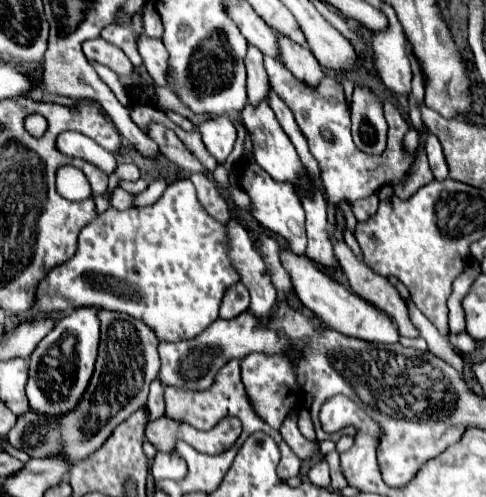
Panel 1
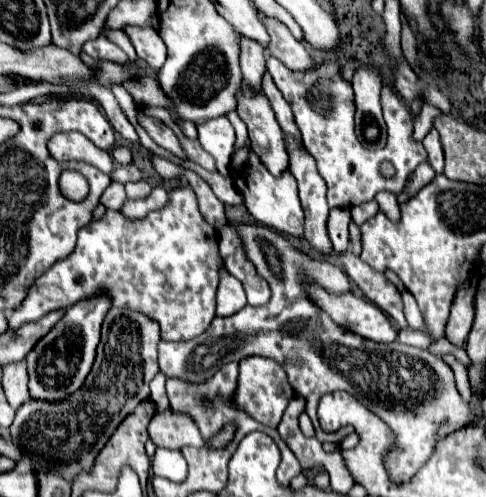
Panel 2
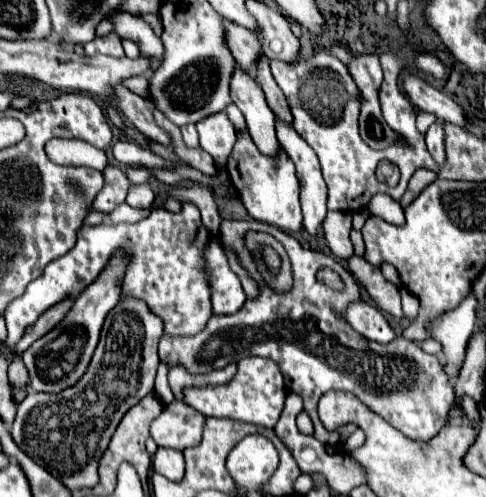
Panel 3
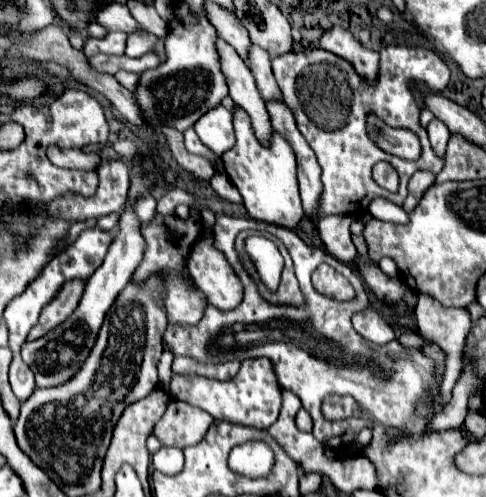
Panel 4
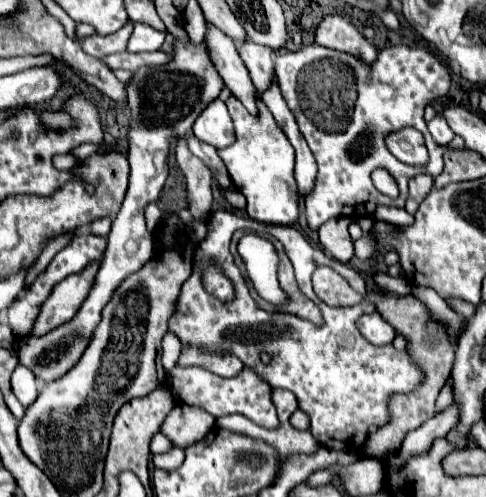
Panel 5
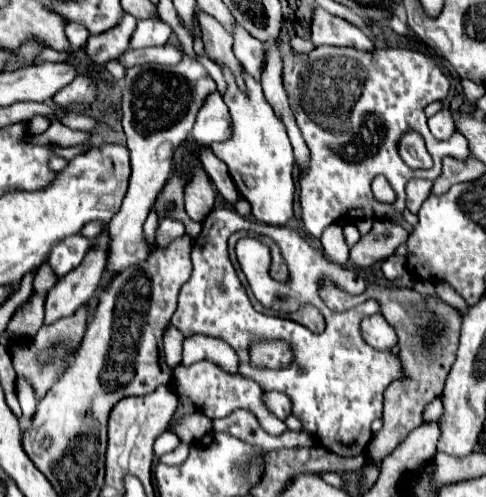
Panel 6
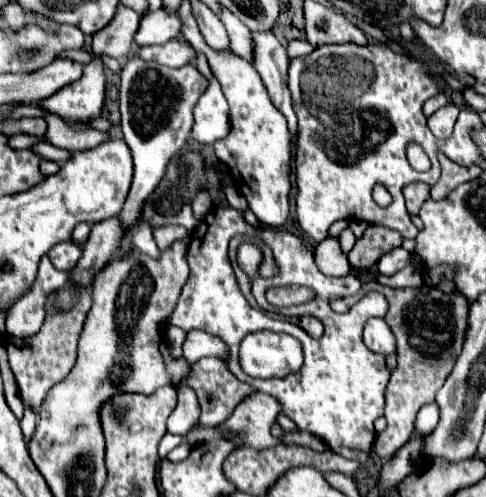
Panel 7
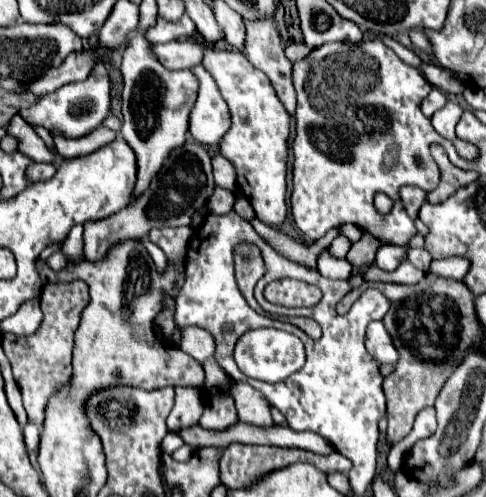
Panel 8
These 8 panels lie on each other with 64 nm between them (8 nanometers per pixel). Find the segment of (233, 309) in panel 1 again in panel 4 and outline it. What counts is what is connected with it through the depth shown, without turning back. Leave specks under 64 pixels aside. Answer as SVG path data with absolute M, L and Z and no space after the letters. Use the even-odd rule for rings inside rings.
M202 236L196 242L188 268L200 290L206 294L208 302L218 309L234 309L244 298L240 278L232 272L226 256L214 246L212 236L208 236L208 240Z

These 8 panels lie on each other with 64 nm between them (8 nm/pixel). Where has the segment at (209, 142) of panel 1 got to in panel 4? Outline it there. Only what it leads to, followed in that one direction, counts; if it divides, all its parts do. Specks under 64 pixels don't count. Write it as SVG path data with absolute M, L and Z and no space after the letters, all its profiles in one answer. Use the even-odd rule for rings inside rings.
M216 106L208 114L204 114L194 124L194 130L202 144L210 148L218 158L222 158L222 154L234 146L232 114L224 106Z

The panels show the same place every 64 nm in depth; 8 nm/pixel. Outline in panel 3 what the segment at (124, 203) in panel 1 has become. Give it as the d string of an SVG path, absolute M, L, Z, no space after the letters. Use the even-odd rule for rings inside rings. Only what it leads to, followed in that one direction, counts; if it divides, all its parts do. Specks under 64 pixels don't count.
M108 166L104 170L104 178L106 178L106 184L100 190L100 194L96 196L92 210L100 210L104 214L110 214L116 206L120 206L124 202L130 182L128 182L126 174L116 166Z

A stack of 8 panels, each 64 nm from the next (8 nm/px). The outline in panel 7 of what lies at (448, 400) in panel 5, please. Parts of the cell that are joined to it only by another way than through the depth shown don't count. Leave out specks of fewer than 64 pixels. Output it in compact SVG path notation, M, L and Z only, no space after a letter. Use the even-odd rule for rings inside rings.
M432 402L428 406L424 406L420 412L418 412L418 418L416 418L416 430L414 434L422 434L422 436L428 436L436 424L438 424L438 404Z

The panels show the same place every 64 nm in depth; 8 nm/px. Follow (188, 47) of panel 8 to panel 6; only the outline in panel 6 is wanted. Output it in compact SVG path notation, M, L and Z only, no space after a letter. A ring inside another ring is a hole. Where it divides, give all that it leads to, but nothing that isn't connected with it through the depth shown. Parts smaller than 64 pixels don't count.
M158 46L158 48L144 48L144 50L128 50L124 56L118 56L116 60L124 66L136 66L136 64L178 64L182 60L184 52L176 46Z

